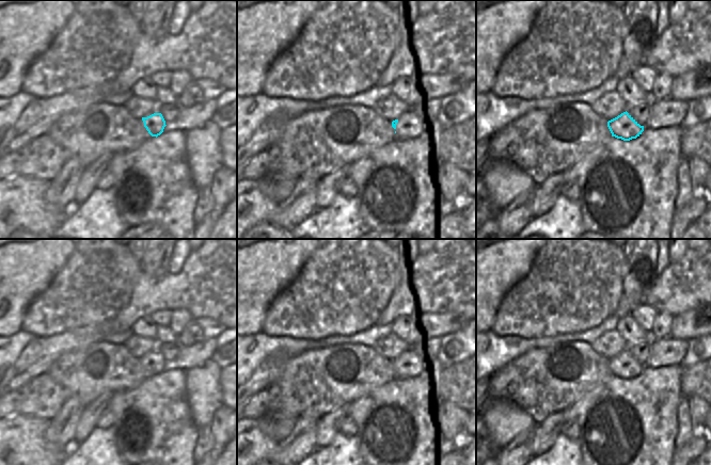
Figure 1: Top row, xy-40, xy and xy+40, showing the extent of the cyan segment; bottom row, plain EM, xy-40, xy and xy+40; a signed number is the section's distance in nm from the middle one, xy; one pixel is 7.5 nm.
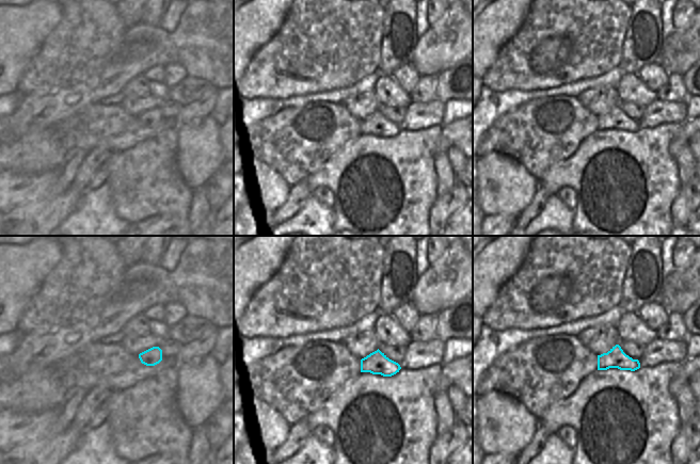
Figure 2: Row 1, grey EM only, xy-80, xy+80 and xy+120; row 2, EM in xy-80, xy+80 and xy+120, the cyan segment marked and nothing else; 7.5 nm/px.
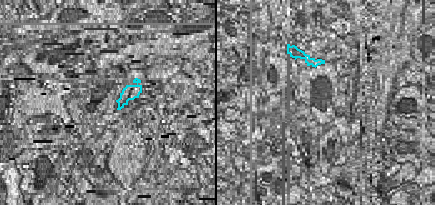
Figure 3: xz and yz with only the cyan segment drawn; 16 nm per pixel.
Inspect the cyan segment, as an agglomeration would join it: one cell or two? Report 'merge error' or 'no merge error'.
no merge error

